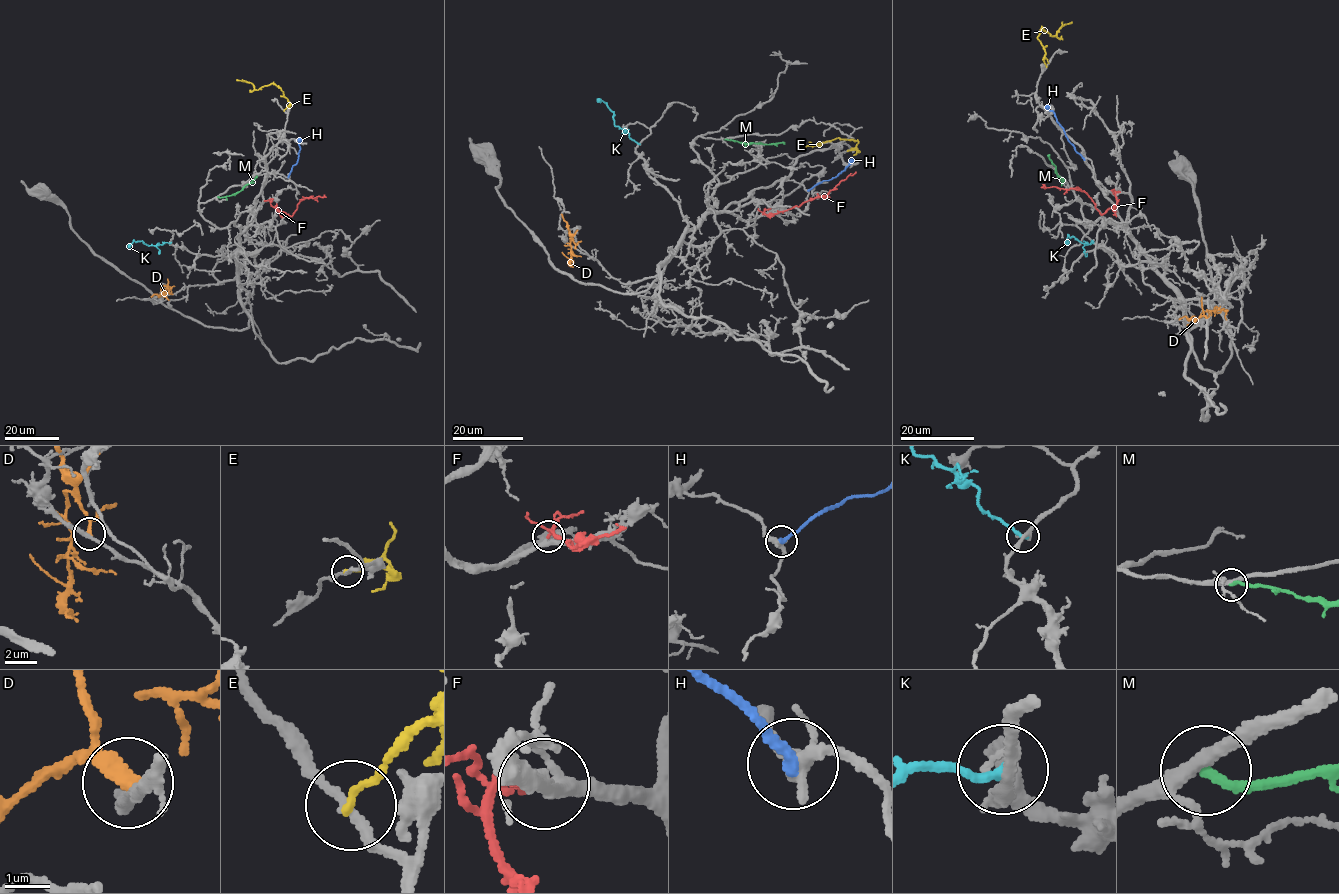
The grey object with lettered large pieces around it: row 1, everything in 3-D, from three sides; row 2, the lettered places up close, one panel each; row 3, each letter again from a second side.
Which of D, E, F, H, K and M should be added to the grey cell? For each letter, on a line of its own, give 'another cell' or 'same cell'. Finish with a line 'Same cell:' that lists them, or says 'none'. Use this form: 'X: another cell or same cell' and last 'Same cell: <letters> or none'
D: another cell
E: another cell
F: same cell
H: another cell
K: another cell
M: another cell
Same cell: F

